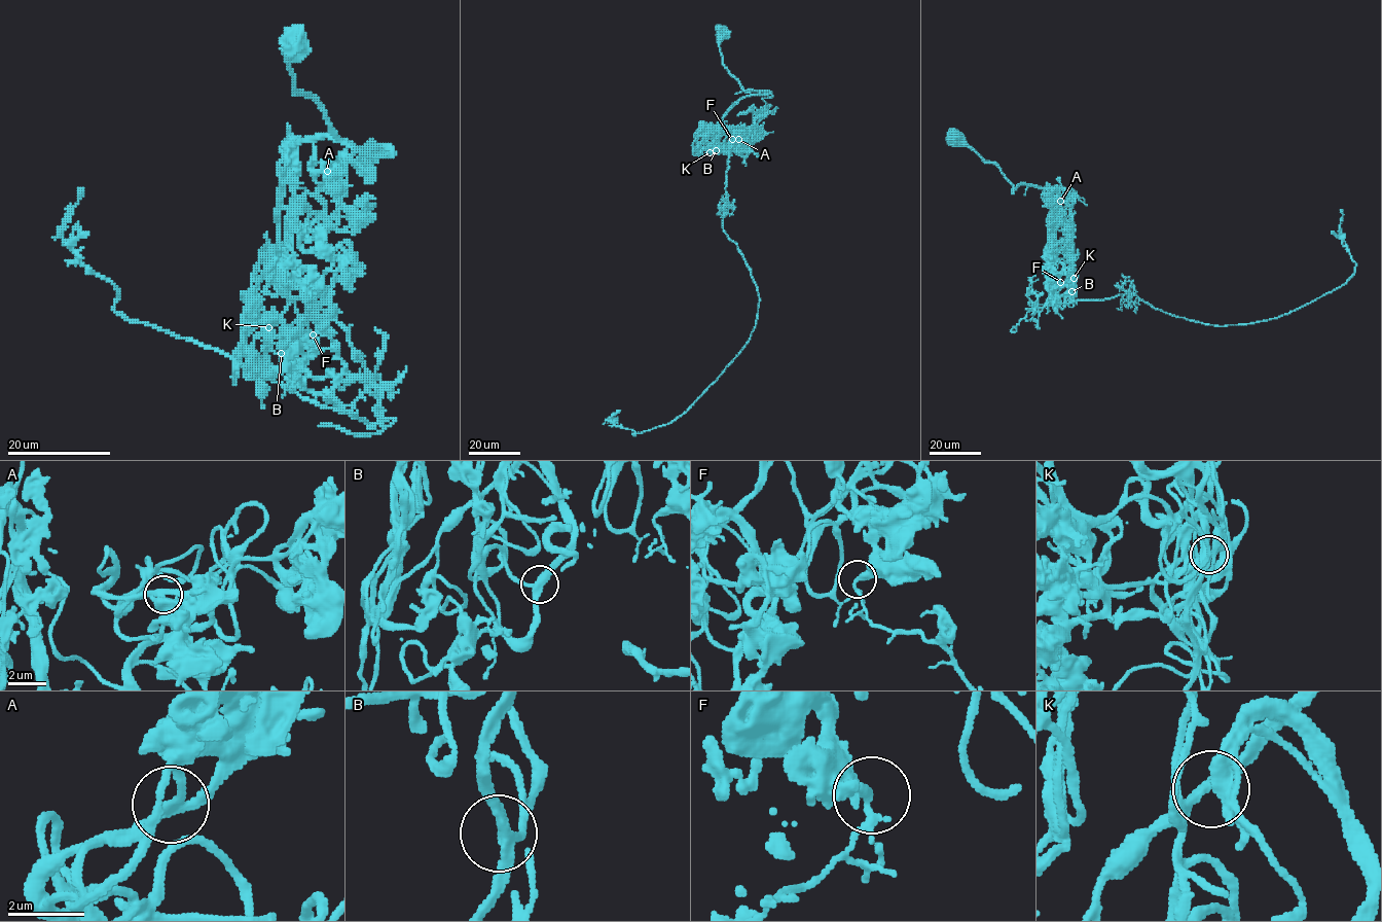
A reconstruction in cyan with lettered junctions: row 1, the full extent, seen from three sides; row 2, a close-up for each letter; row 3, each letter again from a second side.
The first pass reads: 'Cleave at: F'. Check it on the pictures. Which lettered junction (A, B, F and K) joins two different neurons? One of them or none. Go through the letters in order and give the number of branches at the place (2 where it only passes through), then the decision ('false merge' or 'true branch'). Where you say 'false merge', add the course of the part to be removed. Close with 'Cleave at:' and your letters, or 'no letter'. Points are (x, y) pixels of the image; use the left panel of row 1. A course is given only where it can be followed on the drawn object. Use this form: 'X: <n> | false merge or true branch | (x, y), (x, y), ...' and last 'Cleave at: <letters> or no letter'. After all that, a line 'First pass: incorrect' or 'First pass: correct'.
A: 3 | true branch
B: 3 | true branch
F: 3 | false merge | (313, 334), (347, 380), (304, 359), (294, 380), (368, 423), (125, 319), (62, 237), (82, 187)
K: 3 | true branch
Cleave at: F
First pass: correct

